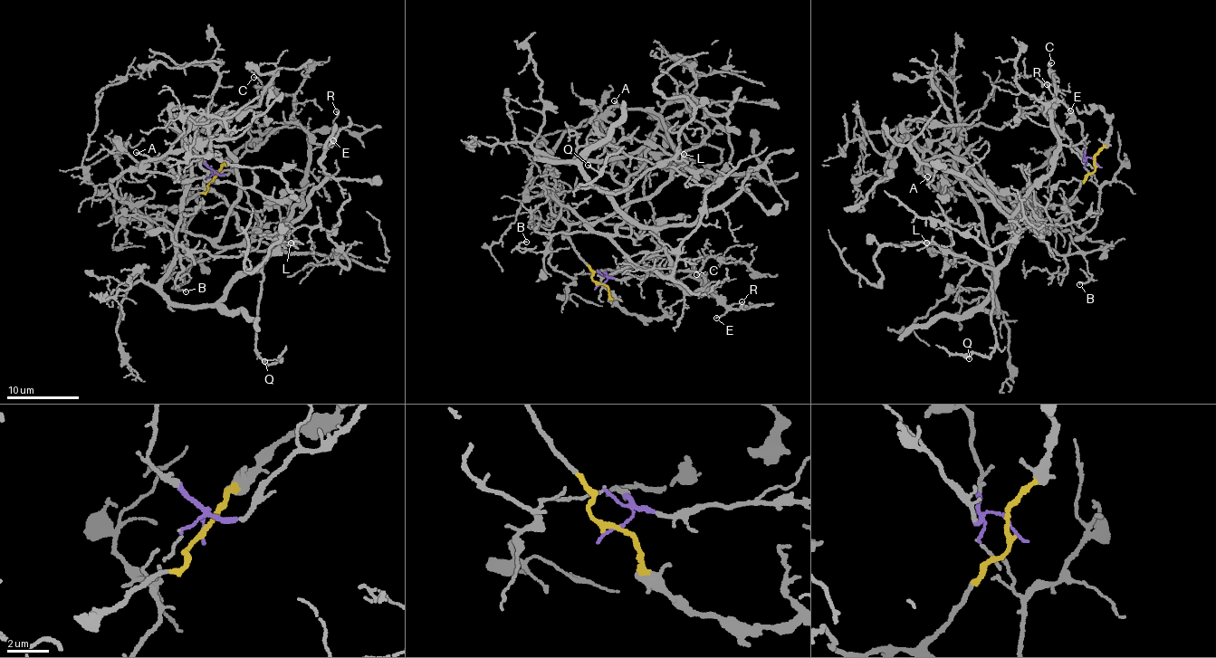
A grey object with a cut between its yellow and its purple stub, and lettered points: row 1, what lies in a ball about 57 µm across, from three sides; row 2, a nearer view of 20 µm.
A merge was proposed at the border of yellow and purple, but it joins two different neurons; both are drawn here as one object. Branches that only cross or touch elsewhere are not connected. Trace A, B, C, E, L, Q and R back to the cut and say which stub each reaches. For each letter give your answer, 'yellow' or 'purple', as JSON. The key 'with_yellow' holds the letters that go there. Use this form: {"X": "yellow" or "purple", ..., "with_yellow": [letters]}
{"A": "yellow", "B": "yellow", "C": "purple", "E": "purple", "L": "purple", "Q": "purple", "R": "purple", "with_yellow": ["A", "B"]}

